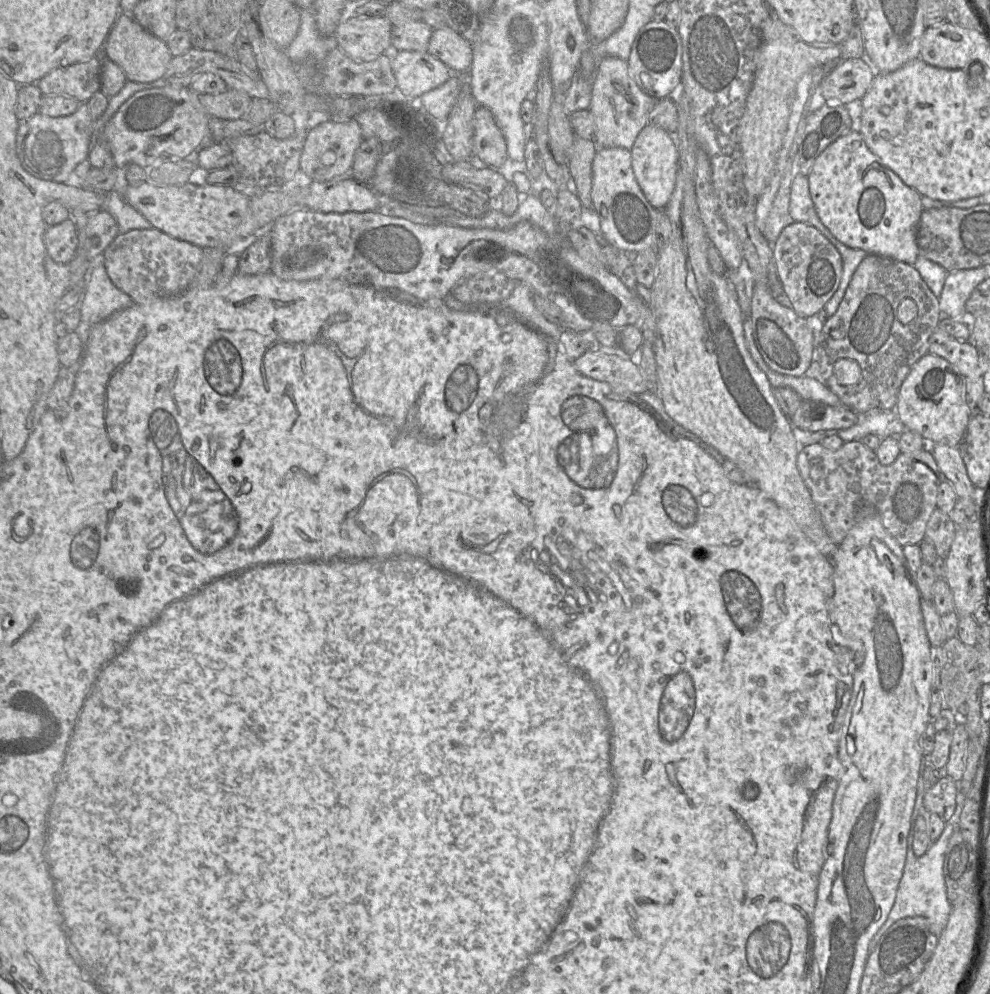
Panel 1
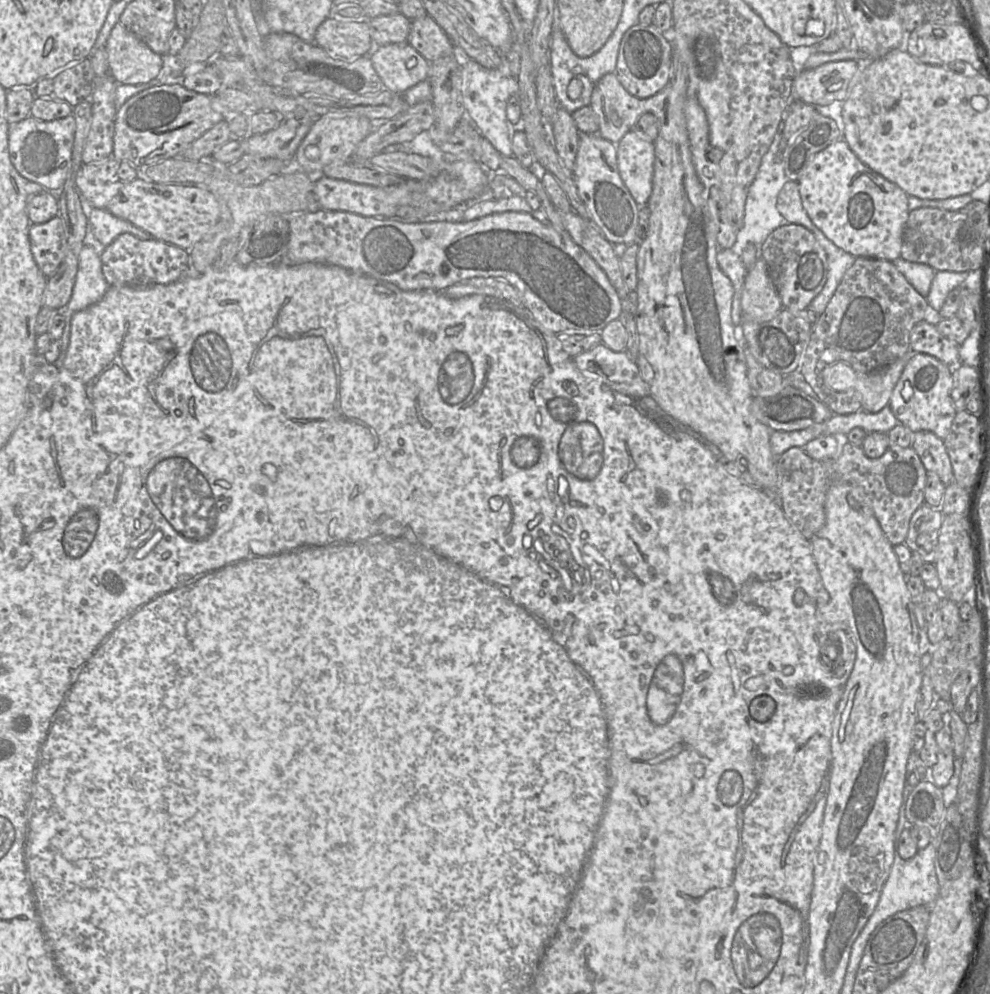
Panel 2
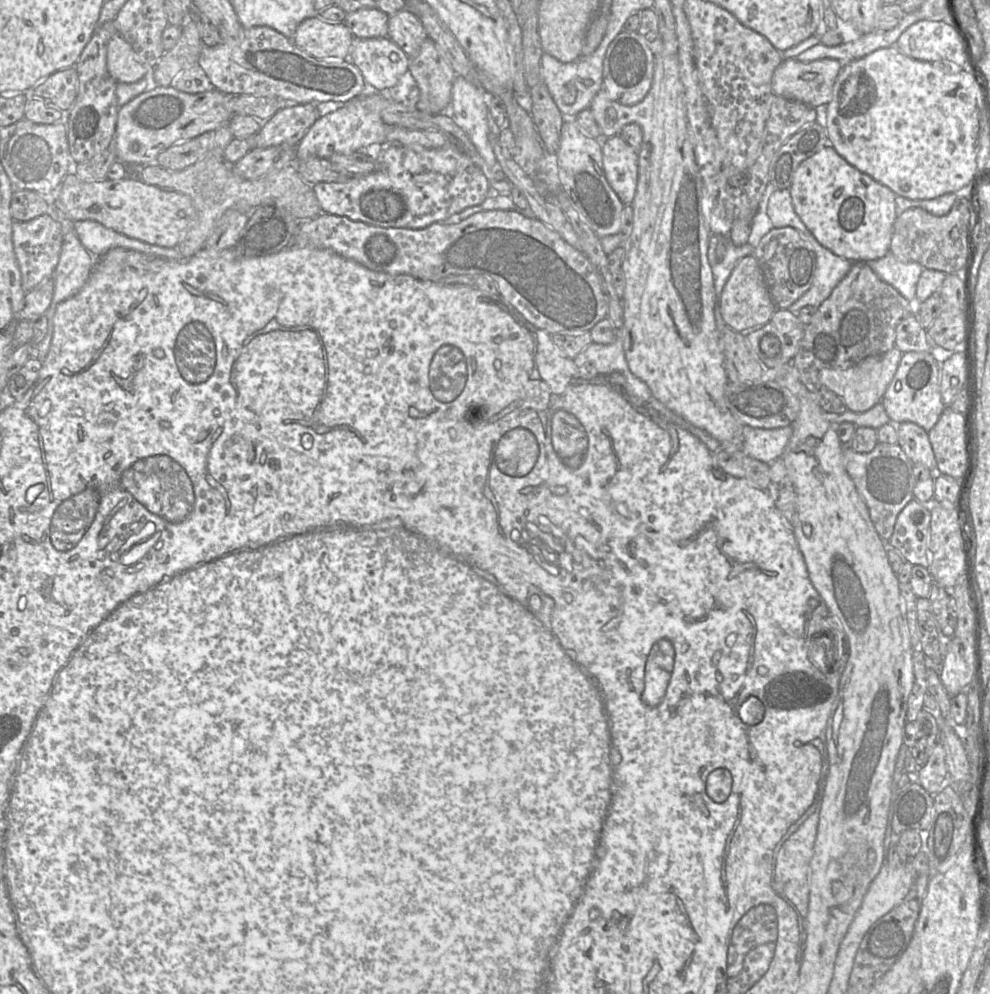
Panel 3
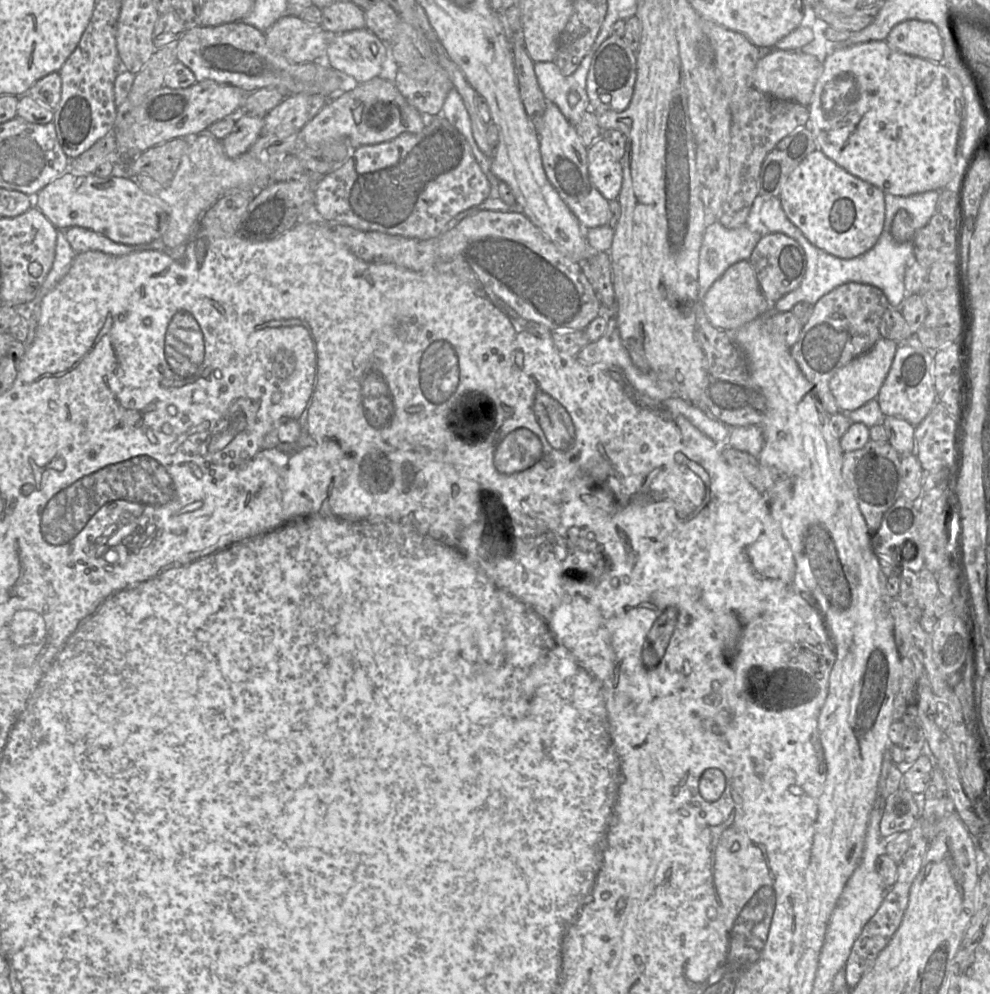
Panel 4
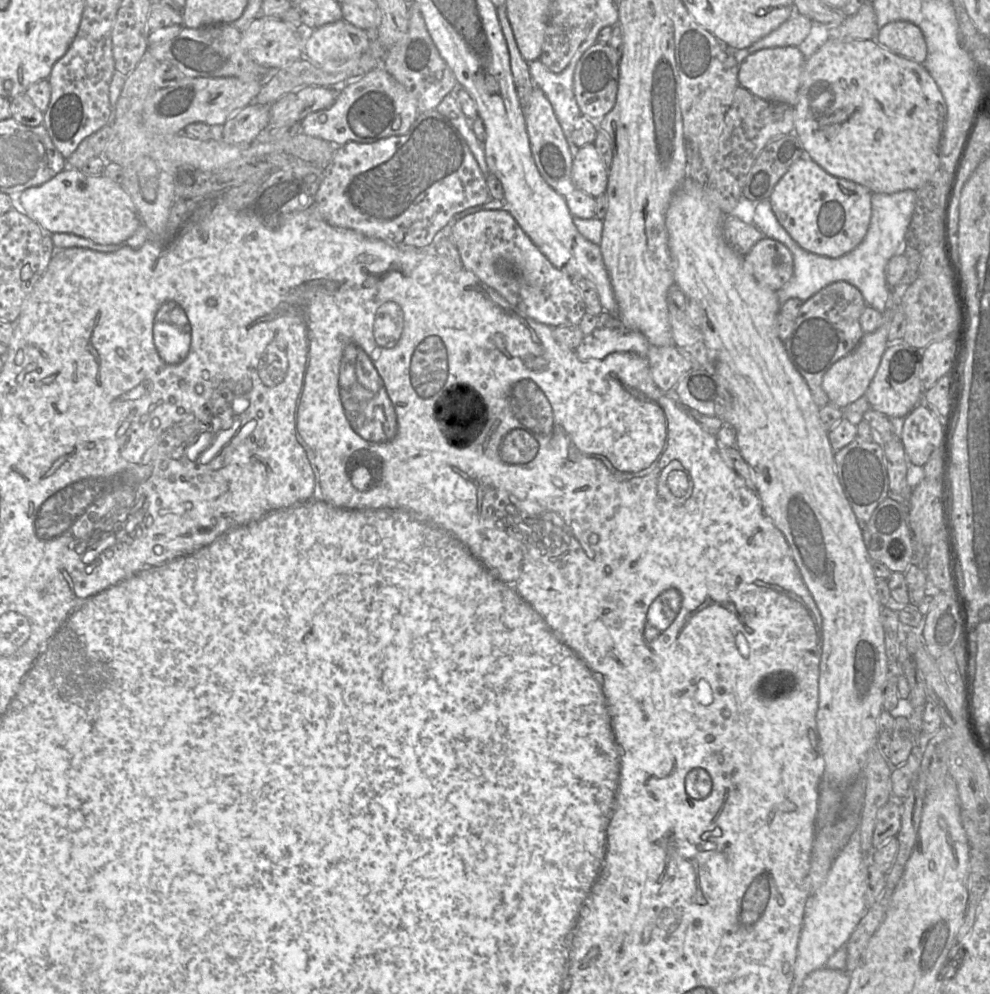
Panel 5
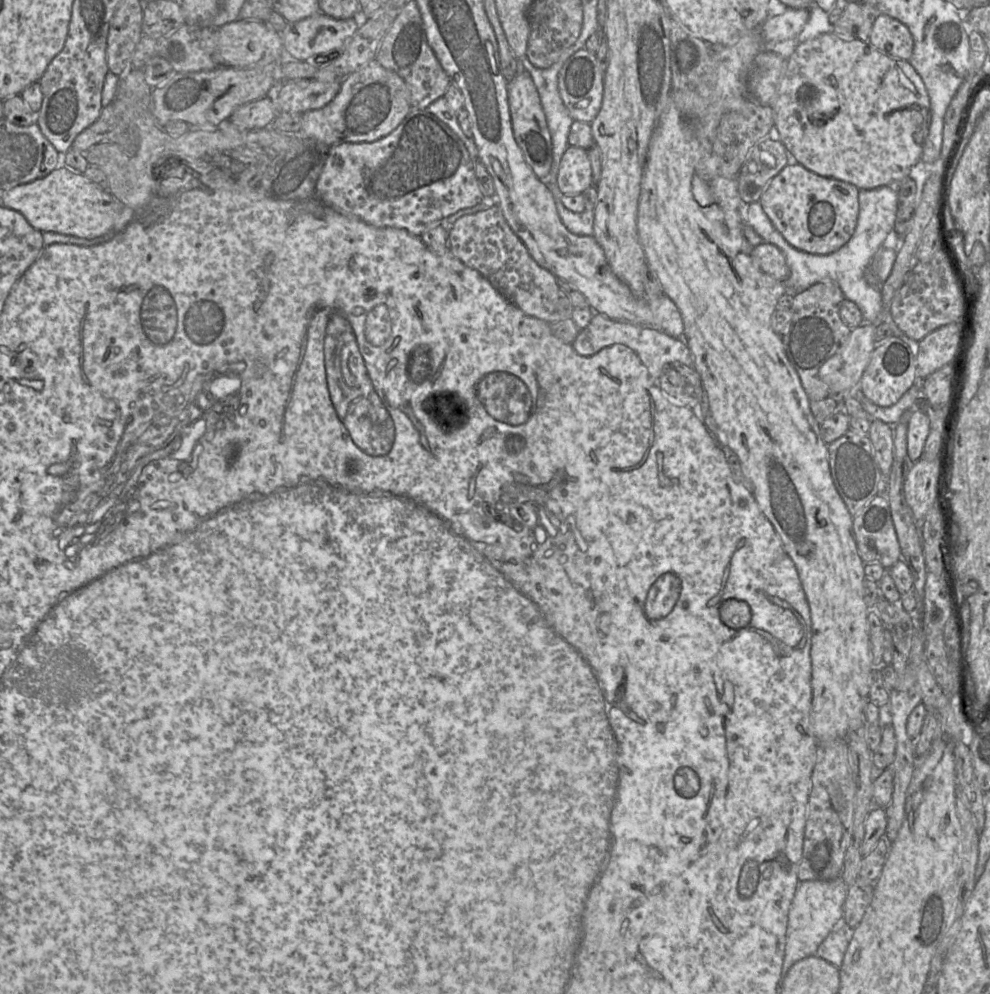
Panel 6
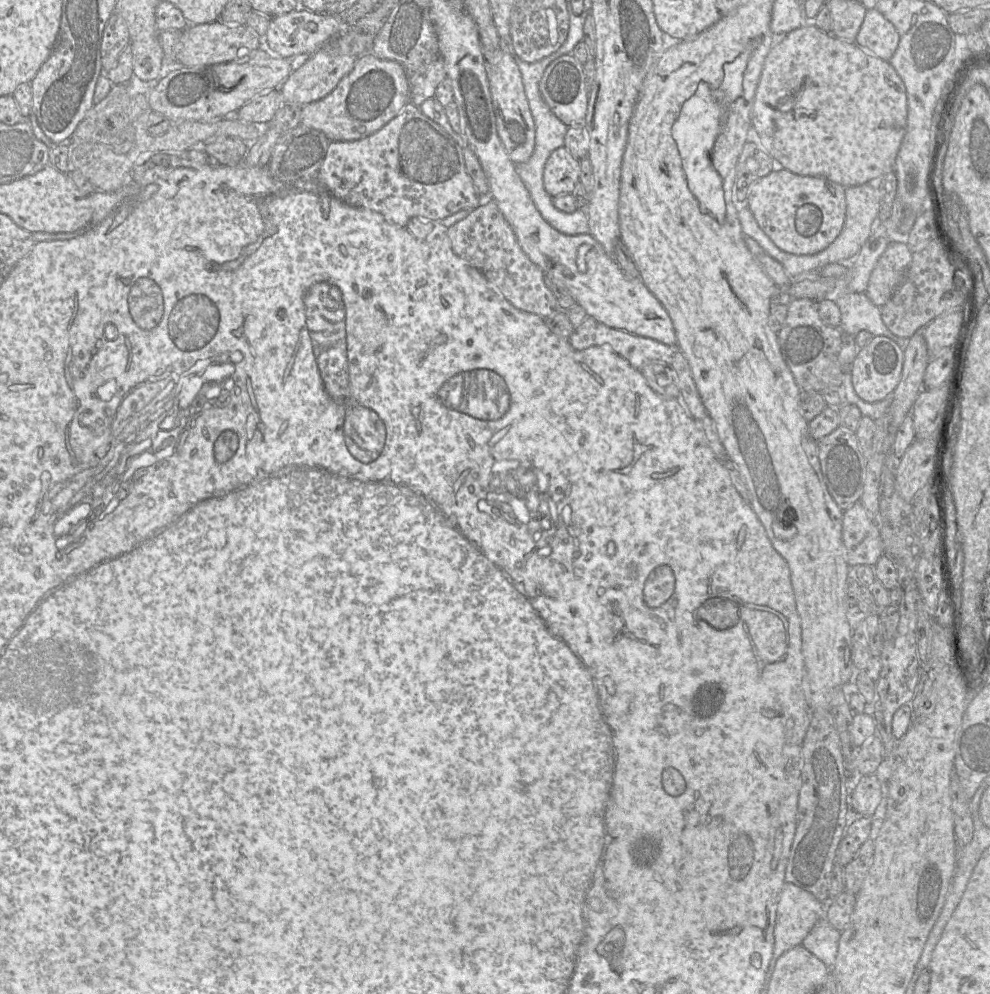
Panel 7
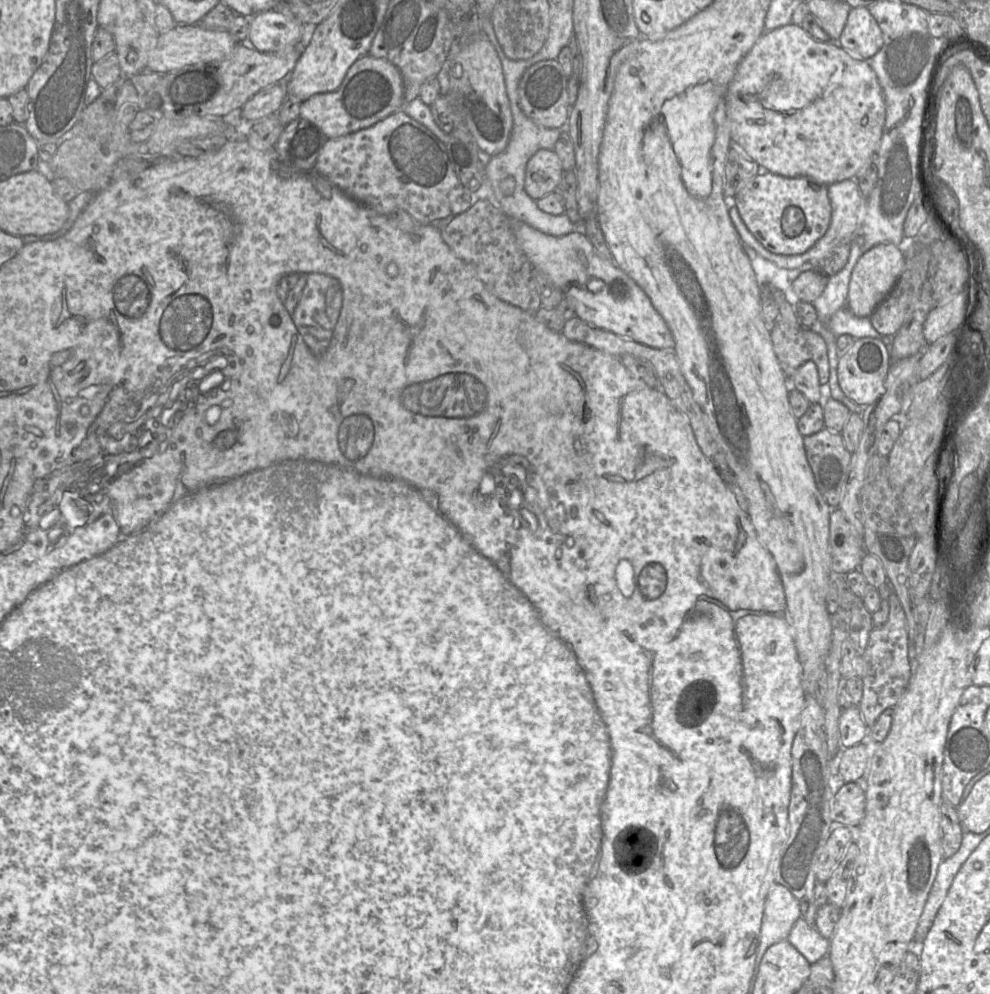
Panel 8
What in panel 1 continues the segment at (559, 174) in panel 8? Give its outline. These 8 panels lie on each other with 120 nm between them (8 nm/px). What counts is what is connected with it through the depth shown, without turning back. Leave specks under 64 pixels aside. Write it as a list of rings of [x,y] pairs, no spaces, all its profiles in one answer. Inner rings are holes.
[[[648,124],[638,134],[630,152],[633,173],[643,194],[654,208],[664,209],[674,191],[679,169],[679,151],[673,135]]]

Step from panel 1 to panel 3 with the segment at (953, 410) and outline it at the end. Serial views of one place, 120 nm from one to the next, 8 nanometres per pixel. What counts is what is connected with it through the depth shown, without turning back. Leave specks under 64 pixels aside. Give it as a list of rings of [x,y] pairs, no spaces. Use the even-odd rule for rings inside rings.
[[[905,352],[881,403],[894,424],[912,422],[926,430],[934,427],[946,405],[940,393],[940,365],[928,352]]]

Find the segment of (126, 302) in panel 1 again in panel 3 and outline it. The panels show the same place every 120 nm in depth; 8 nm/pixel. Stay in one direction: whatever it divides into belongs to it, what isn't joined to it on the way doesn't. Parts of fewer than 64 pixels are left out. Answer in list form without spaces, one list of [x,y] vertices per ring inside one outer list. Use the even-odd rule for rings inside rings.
[[[76,231],[62,237],[60,257],[52,277],[54,293],[51,304],[57,304],[55,308],[85,286],[96,263],[96,258],[83,246]]]

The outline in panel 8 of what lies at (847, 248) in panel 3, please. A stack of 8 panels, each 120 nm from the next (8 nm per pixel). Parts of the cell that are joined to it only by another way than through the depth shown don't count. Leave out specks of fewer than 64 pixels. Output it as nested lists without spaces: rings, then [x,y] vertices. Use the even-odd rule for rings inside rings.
[[[758,173],[733,197],[748,230],[766,249],[780,255],[799,255],[812,248],[830,226],[832,211],[827,186],[807,177]]]

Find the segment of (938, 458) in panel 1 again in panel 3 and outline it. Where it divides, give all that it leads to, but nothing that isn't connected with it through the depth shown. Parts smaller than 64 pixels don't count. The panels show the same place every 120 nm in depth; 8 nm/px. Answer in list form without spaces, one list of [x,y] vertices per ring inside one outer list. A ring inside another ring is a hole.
[[[912,422],[896,424],[898,445],[913,464],[920,464],[930,471],[937,471],[935,456],[928,432]]]

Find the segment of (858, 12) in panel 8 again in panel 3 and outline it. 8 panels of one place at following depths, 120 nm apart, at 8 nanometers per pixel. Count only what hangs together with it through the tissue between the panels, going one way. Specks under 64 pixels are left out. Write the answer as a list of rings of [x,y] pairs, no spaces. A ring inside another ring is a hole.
[[[917,21],[900,35],[895,46],[904,55],[930,62],[947,74],[969,71],[960,37],[945,21]]]

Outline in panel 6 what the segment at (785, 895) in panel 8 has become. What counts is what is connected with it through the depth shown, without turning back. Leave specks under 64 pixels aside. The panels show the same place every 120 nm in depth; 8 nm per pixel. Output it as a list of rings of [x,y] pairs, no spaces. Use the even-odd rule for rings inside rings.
[[[841,877],[833,880],[799,881],[789,909],[782,977],[797,961],[815,952],[827,935],[843,921],[844,903],[849,886]]]

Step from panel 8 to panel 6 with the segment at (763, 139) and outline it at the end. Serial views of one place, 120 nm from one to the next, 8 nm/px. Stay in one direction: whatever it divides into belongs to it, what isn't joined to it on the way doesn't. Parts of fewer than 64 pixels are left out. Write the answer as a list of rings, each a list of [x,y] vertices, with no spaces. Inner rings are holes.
[[[834,33],[819,35],[797,46],[787,59],[786,70],[779,82],[775,101],[770,107],[774,112],[775,128],[779,140],[784,144],[791,158],[817,175],[841,180],[858,189],[866,190],[896,184],[909,176],[911,168],[921,160],[931,124],[931,106],[927,90],[921,77],[907,60],[890,57],[877,50],[869,42],[843,38]]]

